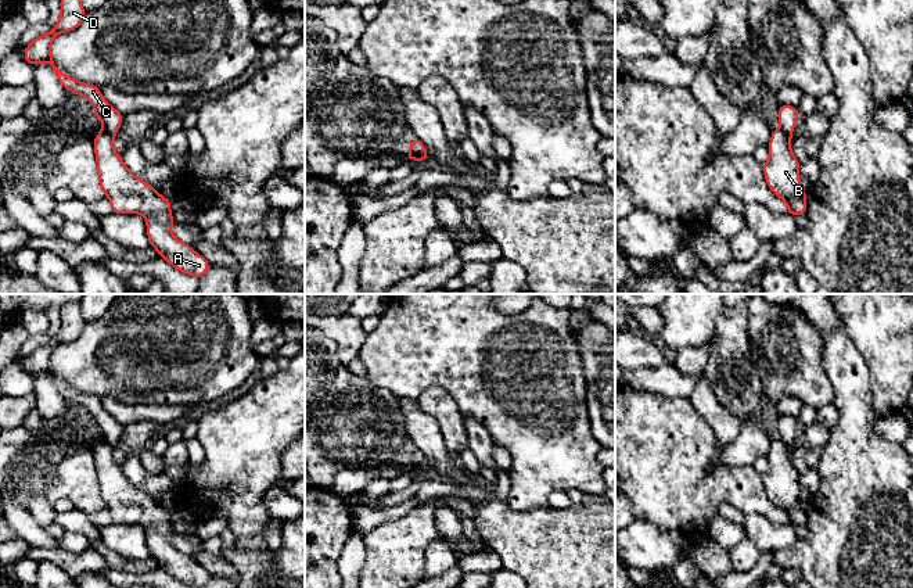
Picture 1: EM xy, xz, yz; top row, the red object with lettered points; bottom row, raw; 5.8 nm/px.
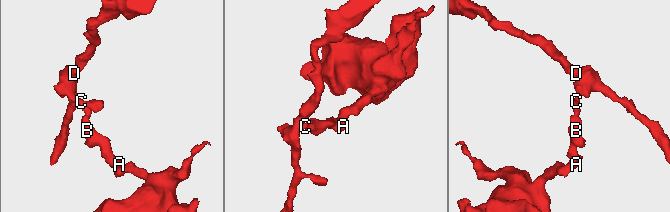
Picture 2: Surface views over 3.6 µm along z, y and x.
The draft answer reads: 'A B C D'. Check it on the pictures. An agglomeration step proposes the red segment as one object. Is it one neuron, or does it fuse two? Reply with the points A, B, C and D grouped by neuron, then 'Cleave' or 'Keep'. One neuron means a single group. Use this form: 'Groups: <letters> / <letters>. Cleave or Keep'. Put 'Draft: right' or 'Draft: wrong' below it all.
Groups: A B / C D. Cleave
Draft: wrong

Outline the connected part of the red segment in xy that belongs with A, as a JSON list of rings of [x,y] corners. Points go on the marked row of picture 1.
[[[101,129],[93,144],[100,189],[109,198],[112,214],[140,214],[147,223],[147,237],[159,257],[177,270],[201,279],[211,263],[170,230],[175,219],[172,200],[161,196],[154,186],[139,179],[114,150],[115,135]]]

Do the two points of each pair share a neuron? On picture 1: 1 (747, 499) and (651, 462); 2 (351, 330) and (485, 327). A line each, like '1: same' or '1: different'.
1: same
2: different

